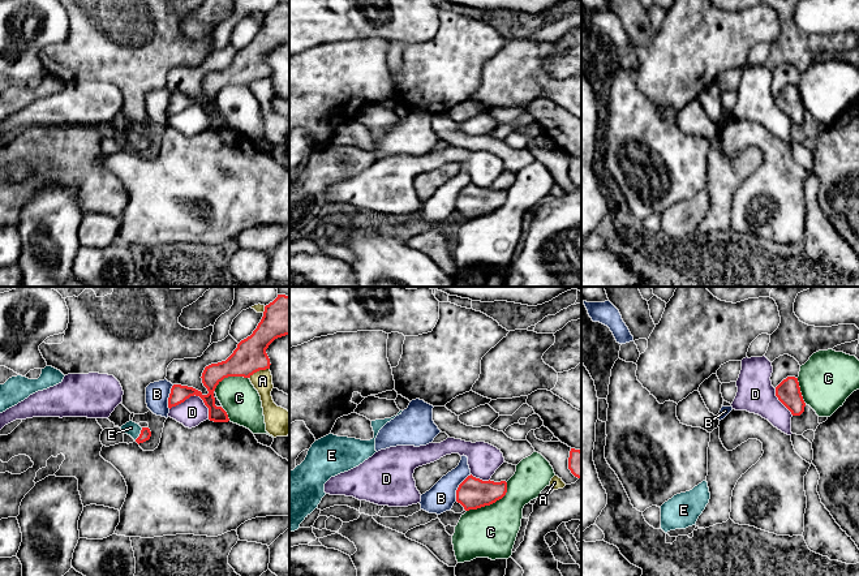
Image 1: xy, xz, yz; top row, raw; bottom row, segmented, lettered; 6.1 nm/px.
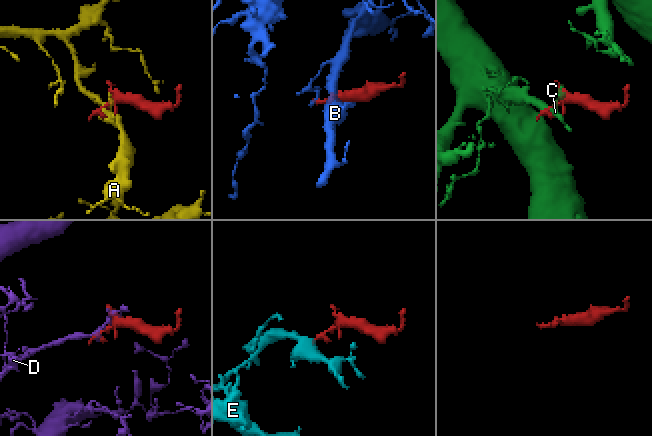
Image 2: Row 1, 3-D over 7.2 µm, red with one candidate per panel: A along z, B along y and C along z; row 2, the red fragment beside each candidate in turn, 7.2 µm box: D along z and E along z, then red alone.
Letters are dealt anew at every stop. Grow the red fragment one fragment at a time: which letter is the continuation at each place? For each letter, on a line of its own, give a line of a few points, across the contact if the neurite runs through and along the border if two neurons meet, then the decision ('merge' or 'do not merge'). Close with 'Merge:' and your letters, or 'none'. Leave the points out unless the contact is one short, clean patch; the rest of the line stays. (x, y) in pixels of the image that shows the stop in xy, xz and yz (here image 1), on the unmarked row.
A: do not merge
B: line xz (471, 183), (459, 193), (455, 209); do not merge
C: do not merge
D: do not merge
E: line xy (145, 142), (140, 142), (131, 136); merge
Merge: E

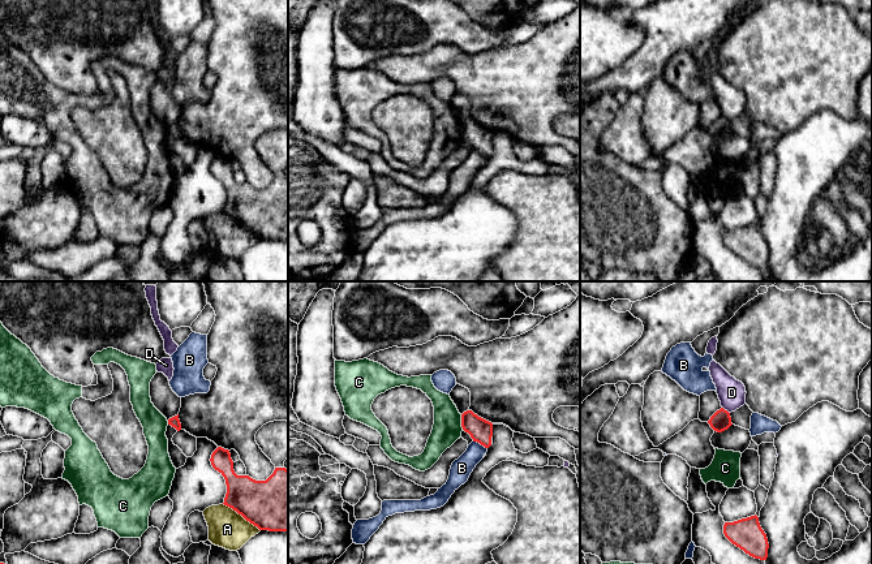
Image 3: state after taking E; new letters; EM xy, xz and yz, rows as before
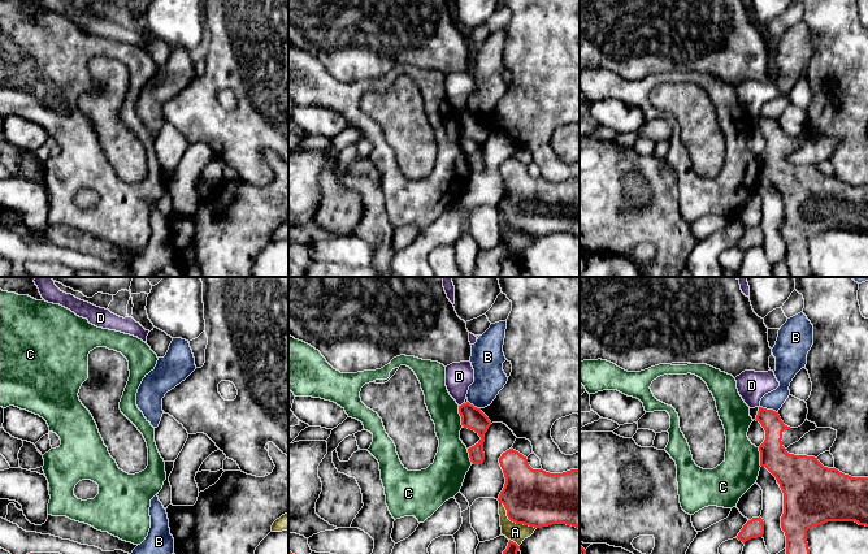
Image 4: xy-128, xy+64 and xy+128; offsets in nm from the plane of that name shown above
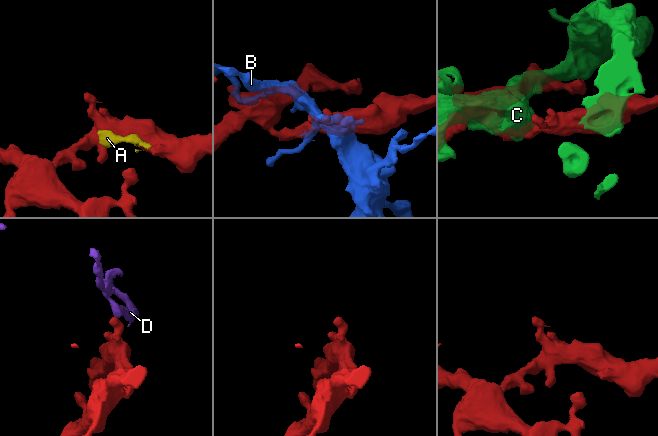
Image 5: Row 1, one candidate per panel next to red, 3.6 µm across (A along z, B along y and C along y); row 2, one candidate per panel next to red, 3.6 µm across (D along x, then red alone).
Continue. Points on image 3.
A: do not merge
B: do not merge
C: do not merge
D: line yz (722, 115), (729, 121); do not merge
Merge: none

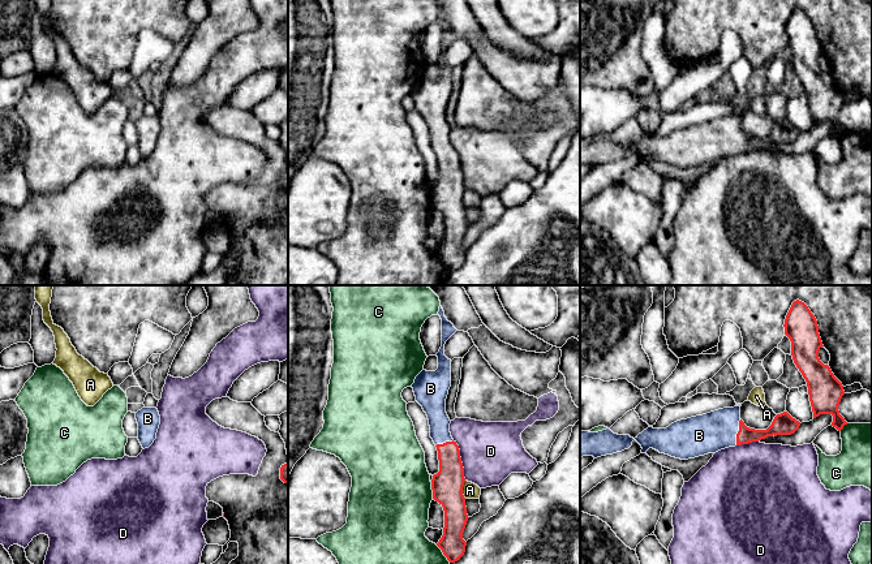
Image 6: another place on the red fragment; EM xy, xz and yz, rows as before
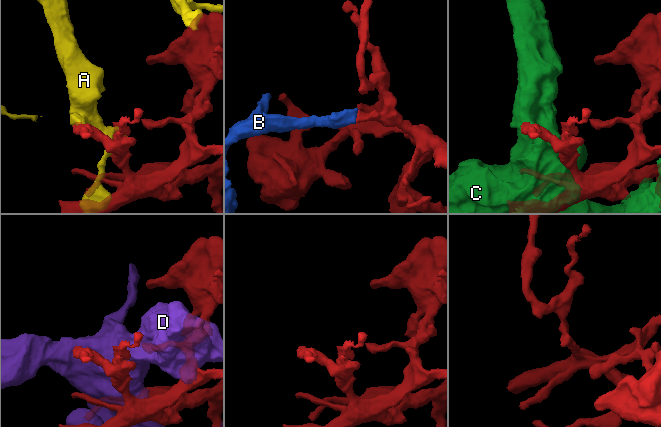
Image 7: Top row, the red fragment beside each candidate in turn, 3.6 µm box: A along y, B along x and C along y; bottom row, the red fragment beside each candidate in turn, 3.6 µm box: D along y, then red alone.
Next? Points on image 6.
A: do not merge
B: line yz (744, 143), (738, 141), (699, 143); merge
C: do not merge
D: do not merge
Merge: B

